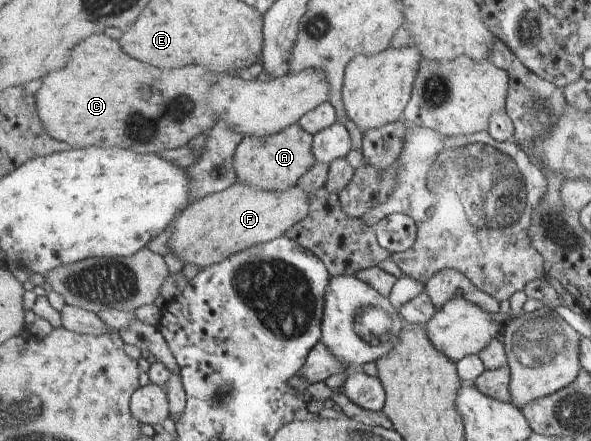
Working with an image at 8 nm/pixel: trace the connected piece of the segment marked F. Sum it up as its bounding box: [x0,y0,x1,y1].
[168,182,311,269]

